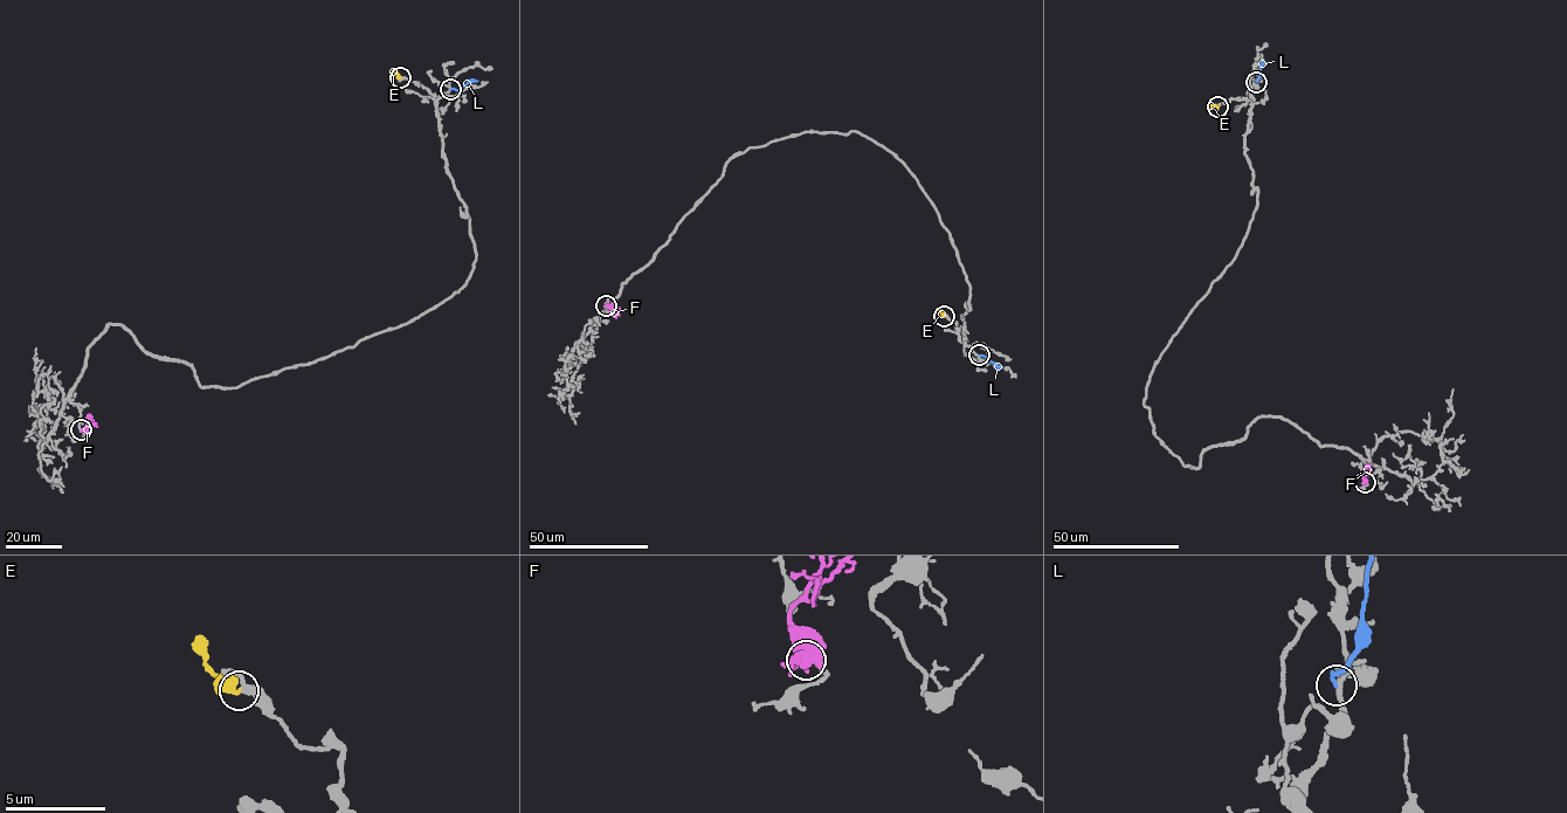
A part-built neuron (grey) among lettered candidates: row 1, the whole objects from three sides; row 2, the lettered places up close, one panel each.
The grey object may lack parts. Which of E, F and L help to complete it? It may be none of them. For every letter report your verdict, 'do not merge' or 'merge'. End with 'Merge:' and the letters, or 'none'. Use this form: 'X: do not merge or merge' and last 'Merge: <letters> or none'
E: do not merge
F: do not merge
L: merge
Merge: L

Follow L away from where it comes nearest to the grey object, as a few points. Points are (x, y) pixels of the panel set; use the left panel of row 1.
L: (450, 89), (458, 90), (470, 81), (477, 81)

